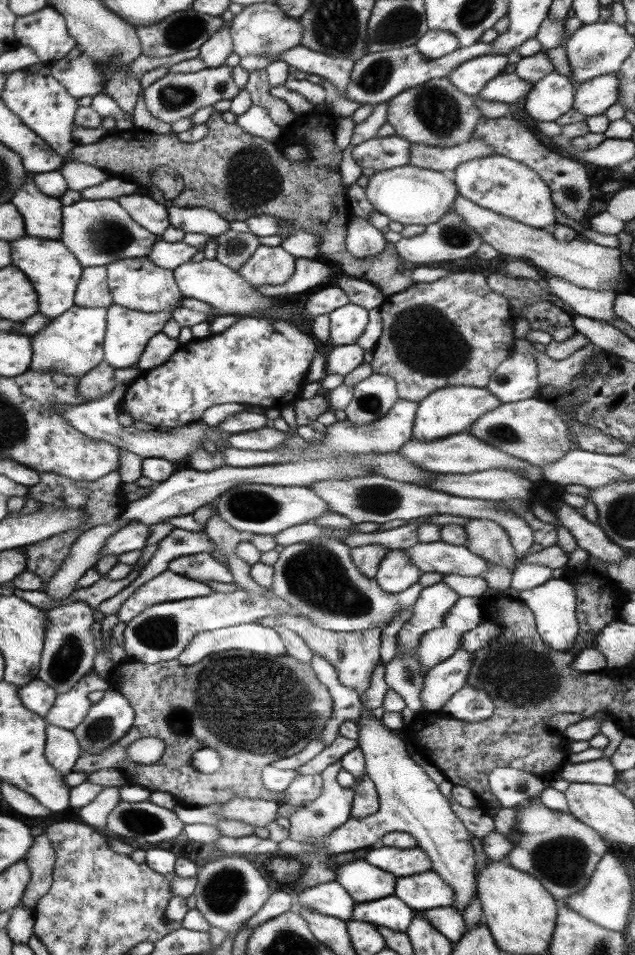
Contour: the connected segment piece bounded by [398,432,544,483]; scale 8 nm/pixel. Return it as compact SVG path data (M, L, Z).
M469 432L460 434L453 434L443 439L436 439L433 441L417 441L412 438L398 451L398 454L412 462L414 466L420 466L422 470L428 470L428 472L444 473L445 475L450 474L468 474L472 472L478 472L478 470L488 470L488 468L502 468L510 470L510 467L516 469L522 469L528 480L531 483L536 481L544 481L542 476L542 468L534 466L529 462L514 458L502 450L494 448L492 444L488 442L482 442L478 440L476 436L472 436Z

